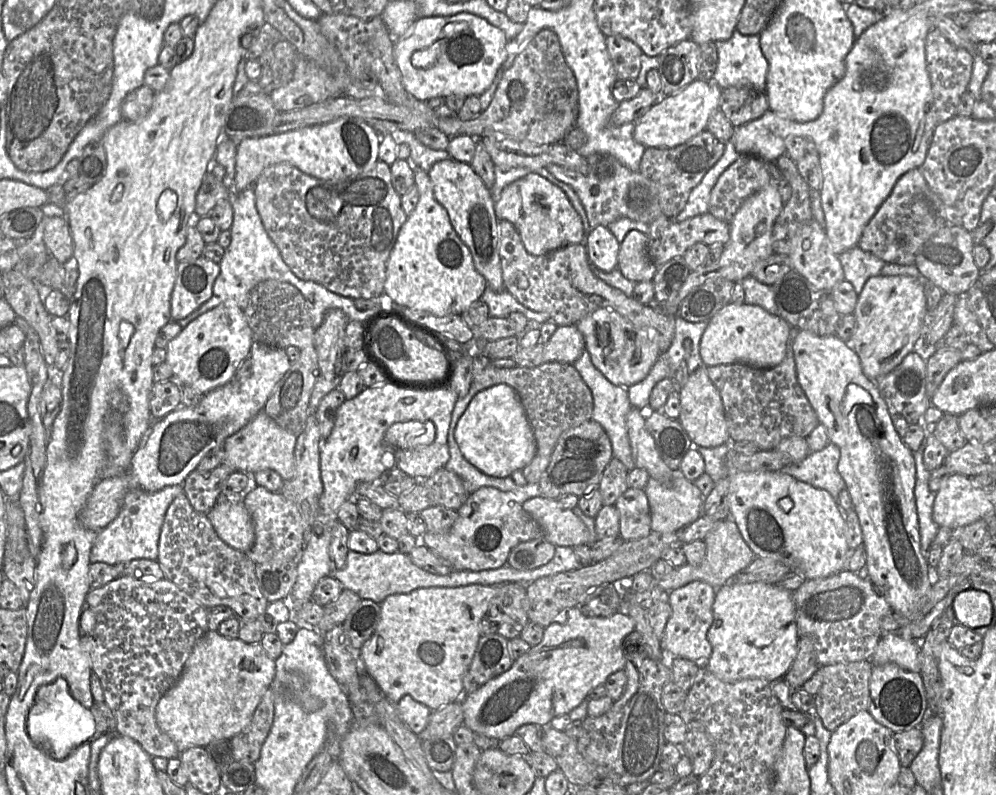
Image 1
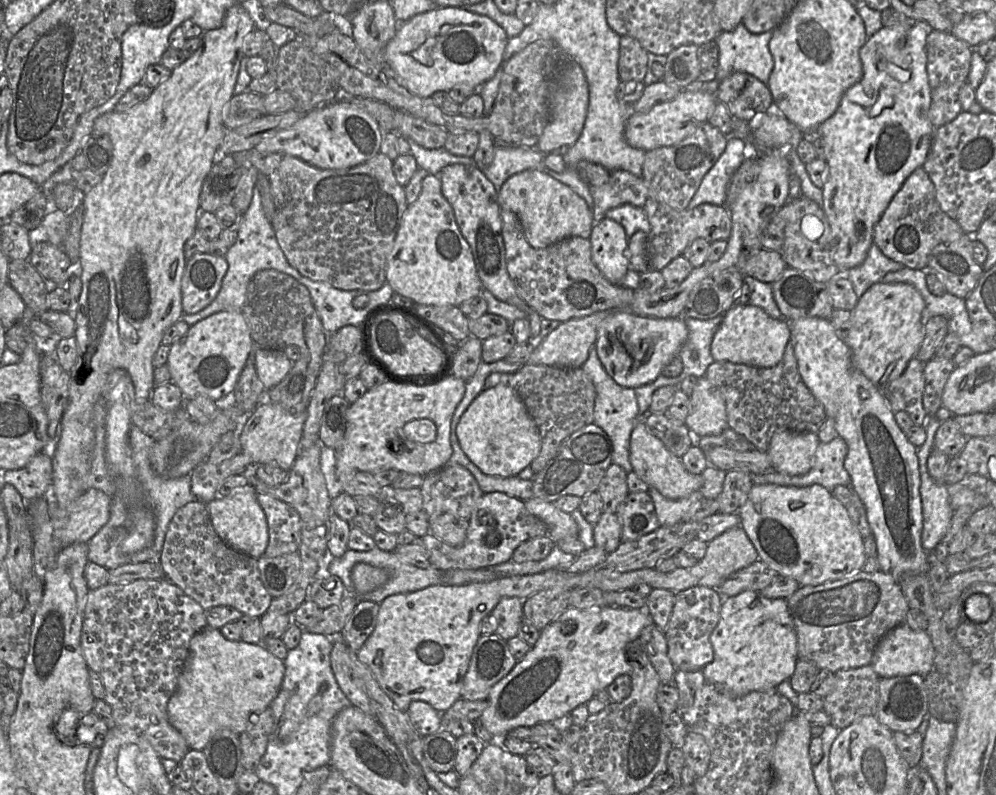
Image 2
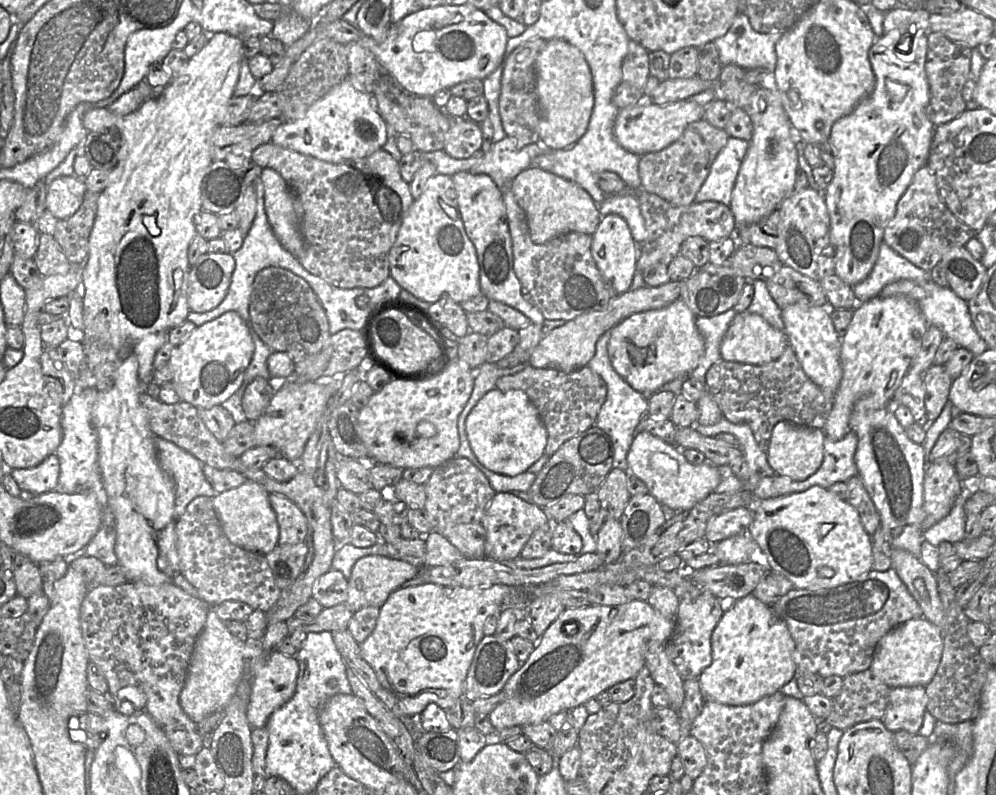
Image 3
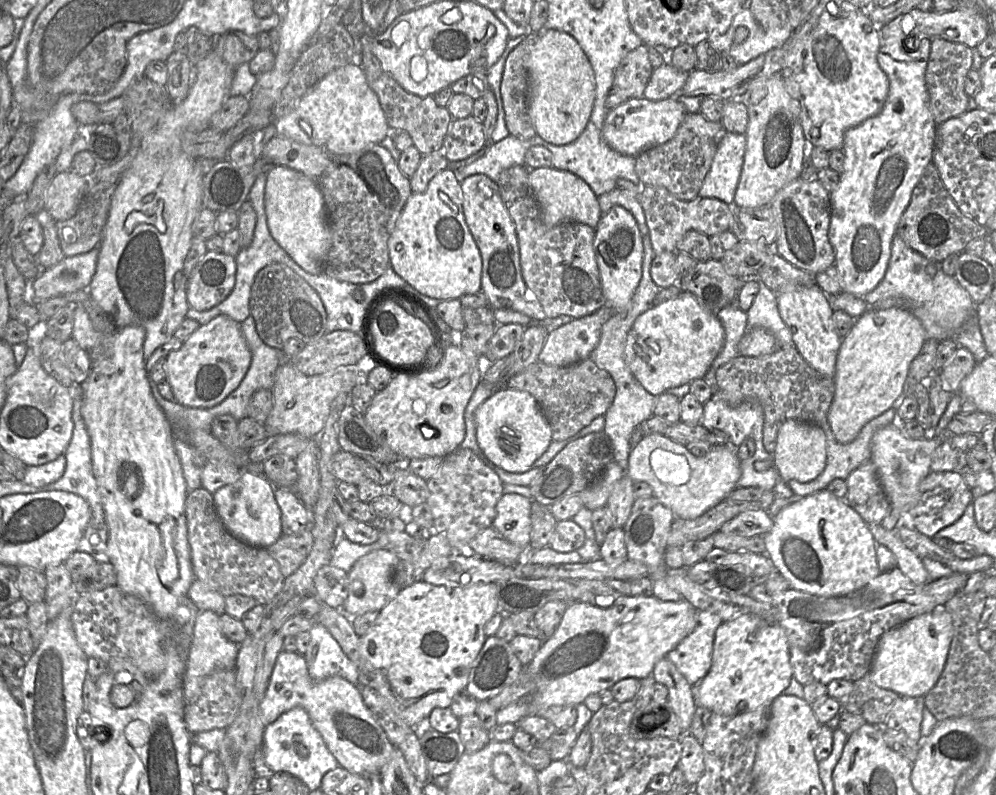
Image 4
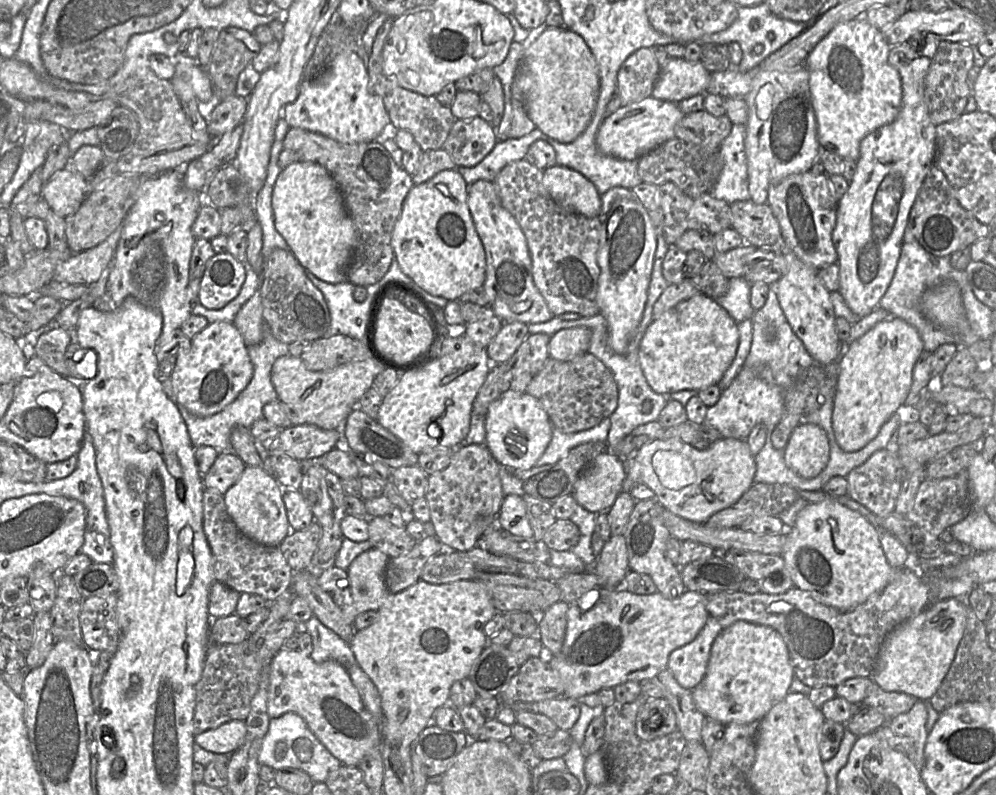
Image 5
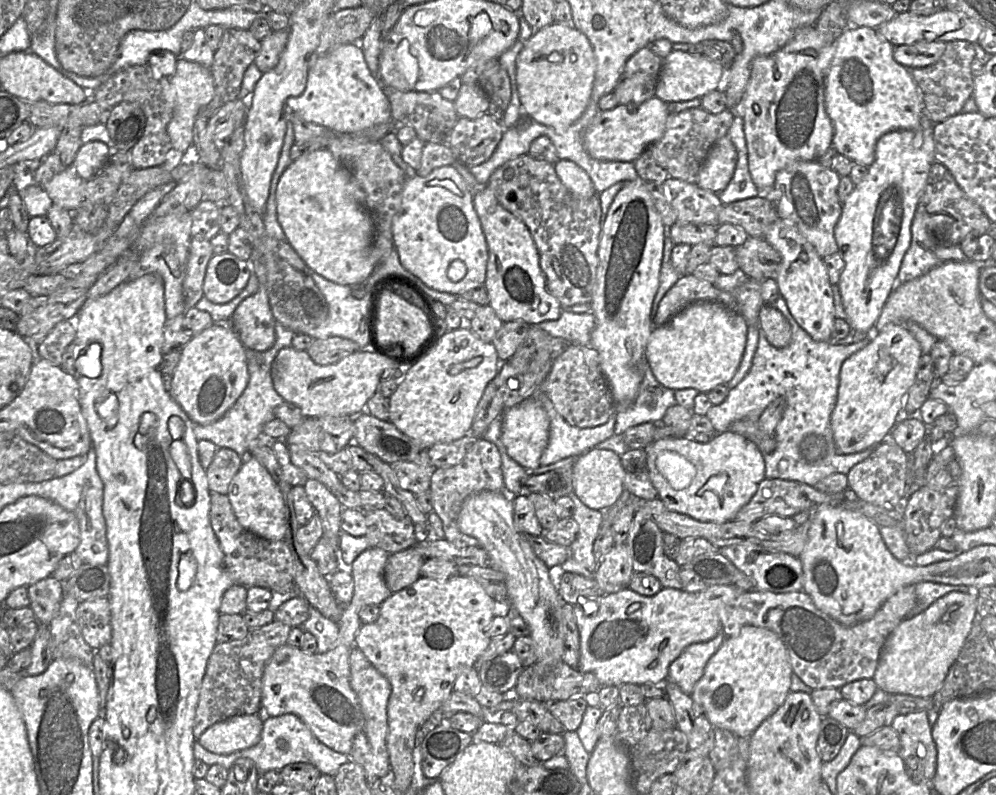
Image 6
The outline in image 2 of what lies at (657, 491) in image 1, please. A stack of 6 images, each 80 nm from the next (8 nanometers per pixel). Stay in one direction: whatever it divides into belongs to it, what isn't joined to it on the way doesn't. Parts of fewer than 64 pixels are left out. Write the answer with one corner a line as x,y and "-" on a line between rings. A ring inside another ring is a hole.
649,487
648,494
653,500
656,515
661,526
670,526
680,522
690,508
703,498
700,491
695,491
684,498
669,499
652,487

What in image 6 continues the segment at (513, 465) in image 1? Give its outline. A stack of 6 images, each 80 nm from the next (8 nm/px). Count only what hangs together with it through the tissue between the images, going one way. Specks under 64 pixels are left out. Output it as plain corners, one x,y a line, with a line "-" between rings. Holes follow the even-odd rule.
533,397
526,399
499,418
507,454
526,469
538,468
549,440
549,418
541,403

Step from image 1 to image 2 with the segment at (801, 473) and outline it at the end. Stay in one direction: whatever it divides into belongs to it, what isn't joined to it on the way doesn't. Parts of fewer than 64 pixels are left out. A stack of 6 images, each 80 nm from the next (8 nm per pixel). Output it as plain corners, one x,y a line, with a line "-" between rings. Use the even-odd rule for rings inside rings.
841,437
828,443
820,443
815,452
815,463
803,475
788,475
775,470
752,475
754,484
777,484
805,487
813,484
824,486
832,493
838,485
851,486
851,477
844,467
848,446

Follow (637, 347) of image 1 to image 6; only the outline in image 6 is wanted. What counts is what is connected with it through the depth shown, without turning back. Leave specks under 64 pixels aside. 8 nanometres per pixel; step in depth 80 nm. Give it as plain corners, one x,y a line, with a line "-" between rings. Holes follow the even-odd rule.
693,302
665,325
655,326
645,359
655,378
666,388
692,388
708,393
718,385
726,385
736,374
745,351
747,330
744,318
721,303

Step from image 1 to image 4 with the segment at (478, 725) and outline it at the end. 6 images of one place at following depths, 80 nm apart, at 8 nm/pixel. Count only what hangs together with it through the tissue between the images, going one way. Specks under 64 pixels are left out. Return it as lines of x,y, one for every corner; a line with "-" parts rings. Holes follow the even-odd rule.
621,596
614,600
614,602
607,606
601,607
584,602
571,602
567,606
562,620
555,630
554,634
543,642
540,649
537,651
533,659
528,665
525,665
530,674
532,674
535,683
536,691
527,701
520,701
510,704
502,709
499,709
496,713
496,722
499,725
507,723
517,724
522,718
529,715
536,715
537,712
542,712
551,706
566,706
566,705
578,705
582,703
589,695
599,694
605,689
610,689
616,682
625,678
638,678
642,679
652,674
655,664
666,657
667,653
674,649
687,635
689,635
696,626
696,611
697,609
687,600
681,599
677,602
662,601
655,596

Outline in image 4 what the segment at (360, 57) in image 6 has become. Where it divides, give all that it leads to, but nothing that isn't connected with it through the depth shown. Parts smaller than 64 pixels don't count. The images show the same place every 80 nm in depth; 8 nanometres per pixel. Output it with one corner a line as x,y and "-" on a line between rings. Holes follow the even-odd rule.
354,63
329,73
302,97
296,109
276,121
276,136
323,147
336,154
351,154
368,145
380,144
389,129
379,99
368,85
363,68

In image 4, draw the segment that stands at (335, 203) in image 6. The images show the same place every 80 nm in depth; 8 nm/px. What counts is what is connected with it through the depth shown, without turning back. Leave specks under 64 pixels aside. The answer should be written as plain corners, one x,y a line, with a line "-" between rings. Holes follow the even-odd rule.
276,165
266,173
265,211
272,237
310,274
323,273
323,261
331,246
323,195
313,180
299,171

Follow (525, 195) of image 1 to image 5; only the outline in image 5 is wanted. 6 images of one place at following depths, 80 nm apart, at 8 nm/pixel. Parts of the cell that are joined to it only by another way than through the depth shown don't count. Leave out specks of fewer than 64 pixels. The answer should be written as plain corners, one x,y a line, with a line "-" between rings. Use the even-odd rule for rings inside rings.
556,164
544,170
542,182
562,208
589,218
599,218
600,195
581,173

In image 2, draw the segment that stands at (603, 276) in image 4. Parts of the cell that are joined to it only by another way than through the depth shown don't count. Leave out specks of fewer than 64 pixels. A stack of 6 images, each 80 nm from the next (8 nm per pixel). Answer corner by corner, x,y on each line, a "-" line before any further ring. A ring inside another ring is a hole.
607,217
592,228
589,237
592,261
612,284
620,285
629,271
628,240
623,226

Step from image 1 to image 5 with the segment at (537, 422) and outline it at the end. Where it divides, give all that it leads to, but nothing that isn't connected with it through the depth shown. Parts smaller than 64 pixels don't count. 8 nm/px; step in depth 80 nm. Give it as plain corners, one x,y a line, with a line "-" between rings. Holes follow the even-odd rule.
588,351
569,361
548,358
526,392
541,402
553,428
564,433
576,433
596,426
609,417
618,404
618,386
613,373

